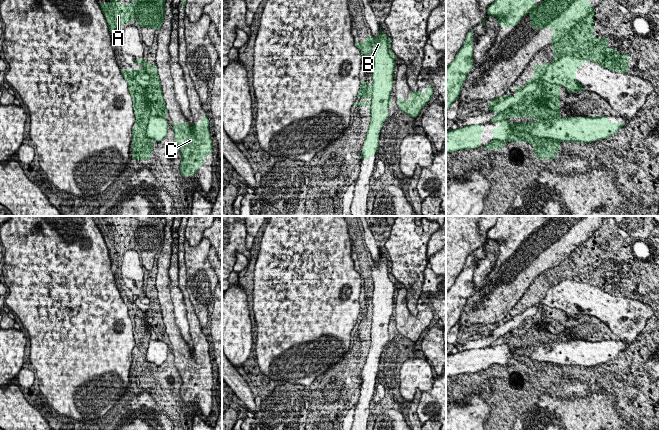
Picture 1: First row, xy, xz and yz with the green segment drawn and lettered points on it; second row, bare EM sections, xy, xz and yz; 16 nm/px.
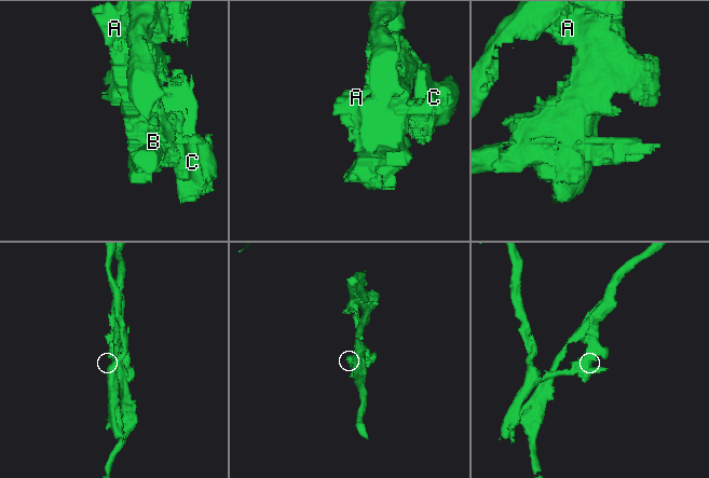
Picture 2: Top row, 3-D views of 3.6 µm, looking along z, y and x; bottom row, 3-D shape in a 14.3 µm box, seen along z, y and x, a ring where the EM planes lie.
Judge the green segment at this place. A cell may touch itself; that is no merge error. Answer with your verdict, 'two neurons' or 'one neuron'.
two neurons

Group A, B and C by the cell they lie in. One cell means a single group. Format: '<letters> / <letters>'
A C / B

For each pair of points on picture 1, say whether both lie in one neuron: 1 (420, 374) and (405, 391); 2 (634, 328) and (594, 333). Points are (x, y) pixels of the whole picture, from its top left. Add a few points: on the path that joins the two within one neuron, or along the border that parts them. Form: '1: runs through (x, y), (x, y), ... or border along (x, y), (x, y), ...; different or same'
1: runs through (416, 378), (407, 387); same
2: border along (601, 320), (614, 334); different

